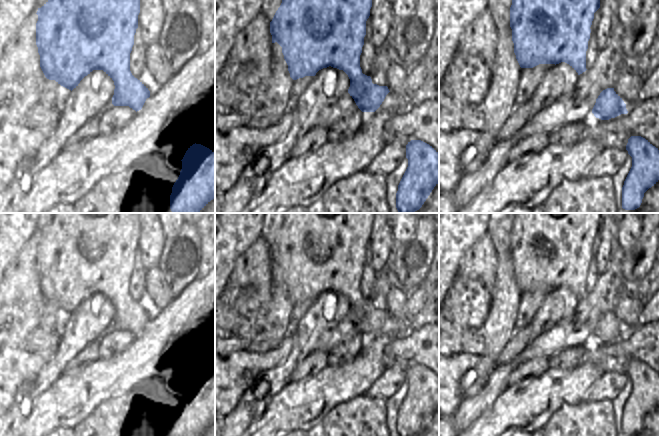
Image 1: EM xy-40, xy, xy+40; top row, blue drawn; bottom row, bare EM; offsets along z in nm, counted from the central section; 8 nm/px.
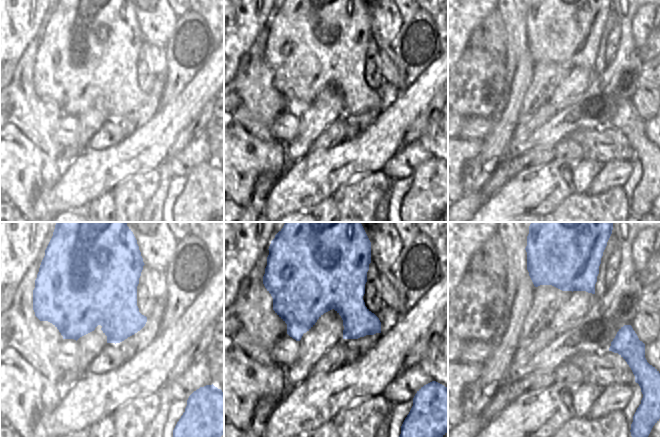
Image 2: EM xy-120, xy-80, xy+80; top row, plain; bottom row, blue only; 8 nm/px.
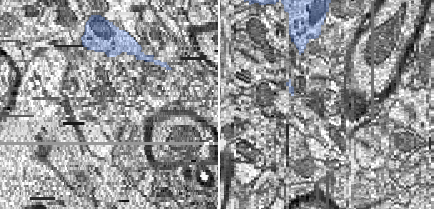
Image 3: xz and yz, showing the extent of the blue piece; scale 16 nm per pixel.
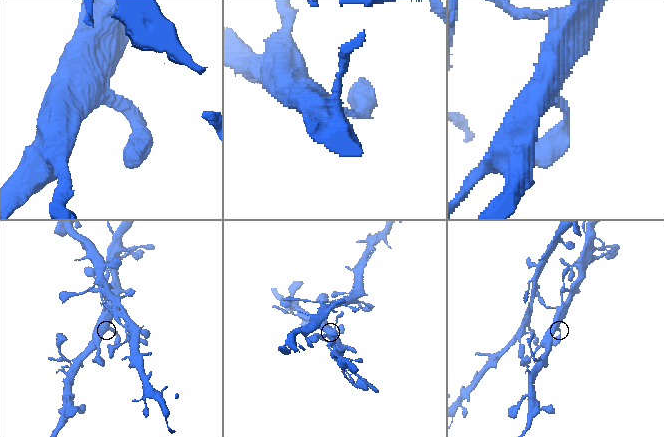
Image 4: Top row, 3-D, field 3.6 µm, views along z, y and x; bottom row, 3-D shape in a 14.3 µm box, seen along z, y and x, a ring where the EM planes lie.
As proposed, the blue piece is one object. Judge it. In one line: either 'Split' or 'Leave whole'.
Leave whole

